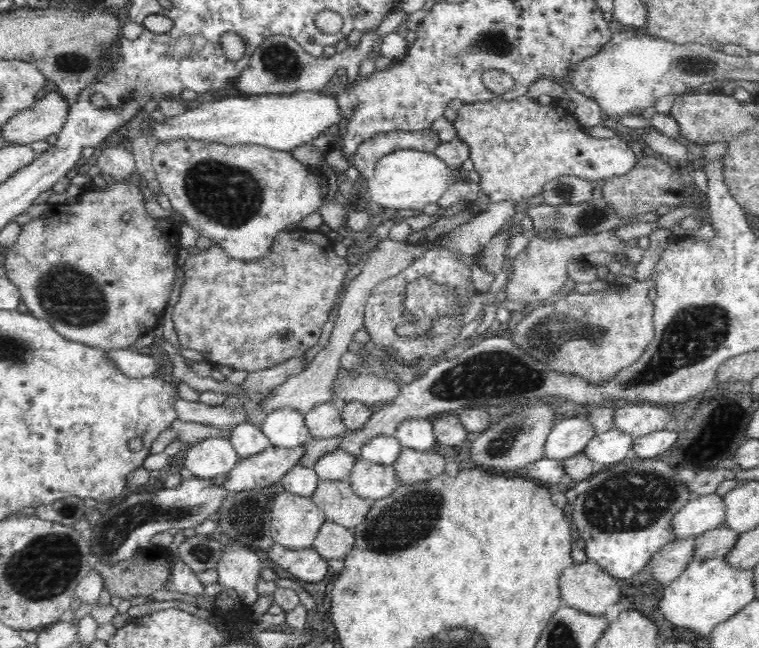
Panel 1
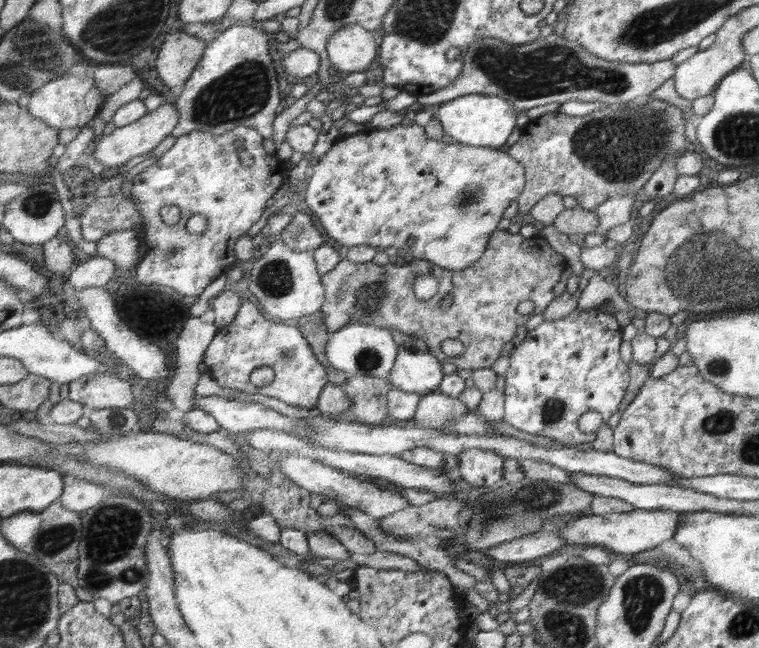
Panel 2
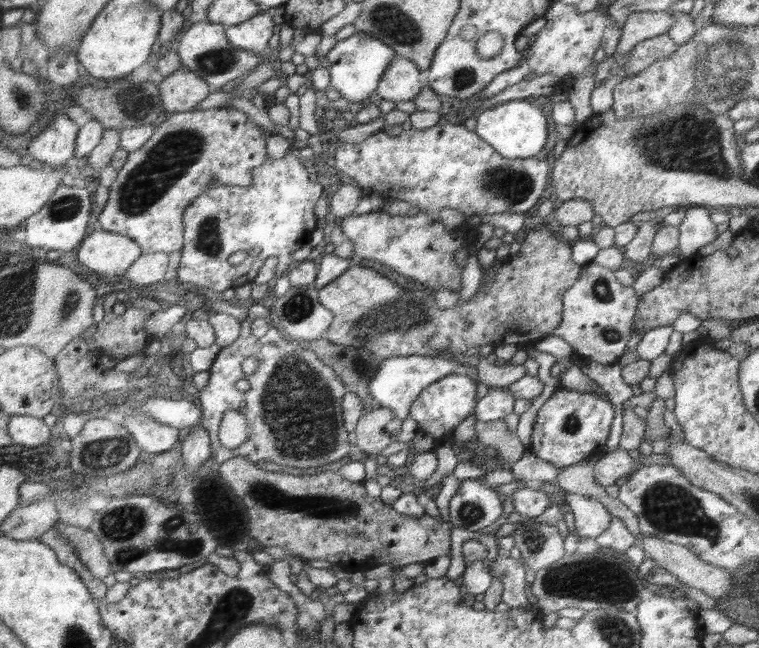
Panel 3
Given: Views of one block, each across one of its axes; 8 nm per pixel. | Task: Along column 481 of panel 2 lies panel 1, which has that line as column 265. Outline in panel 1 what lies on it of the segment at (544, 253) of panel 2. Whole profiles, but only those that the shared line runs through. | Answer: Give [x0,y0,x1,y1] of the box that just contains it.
[172,227,351,373]

